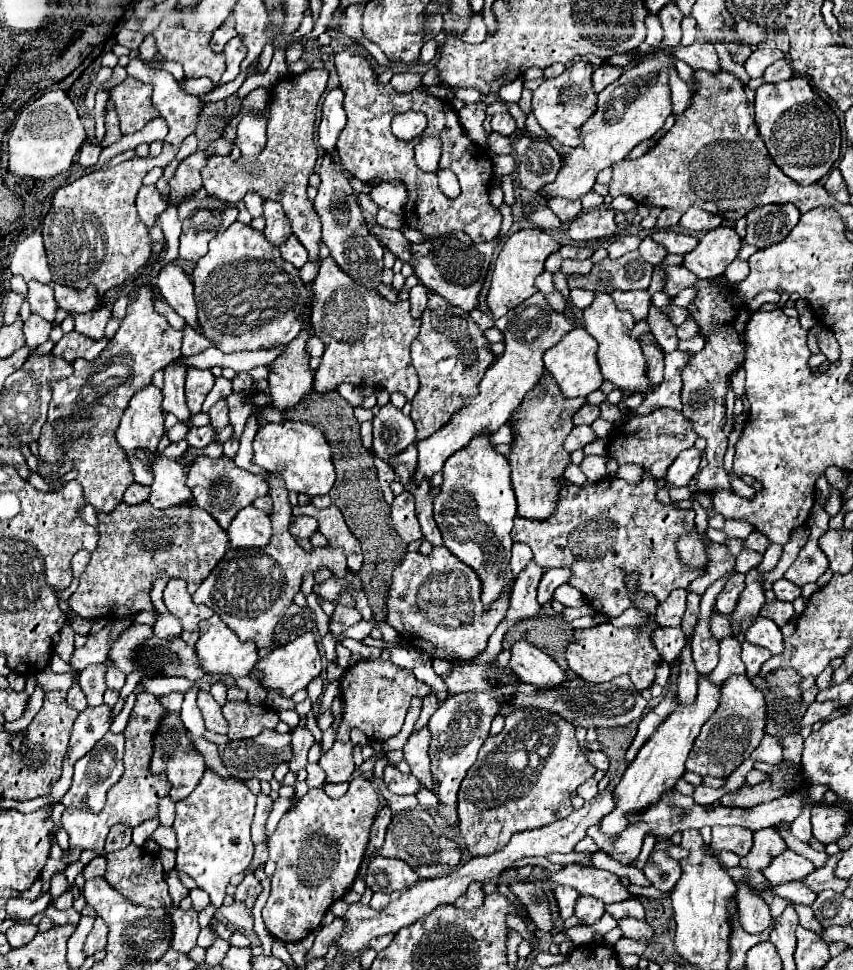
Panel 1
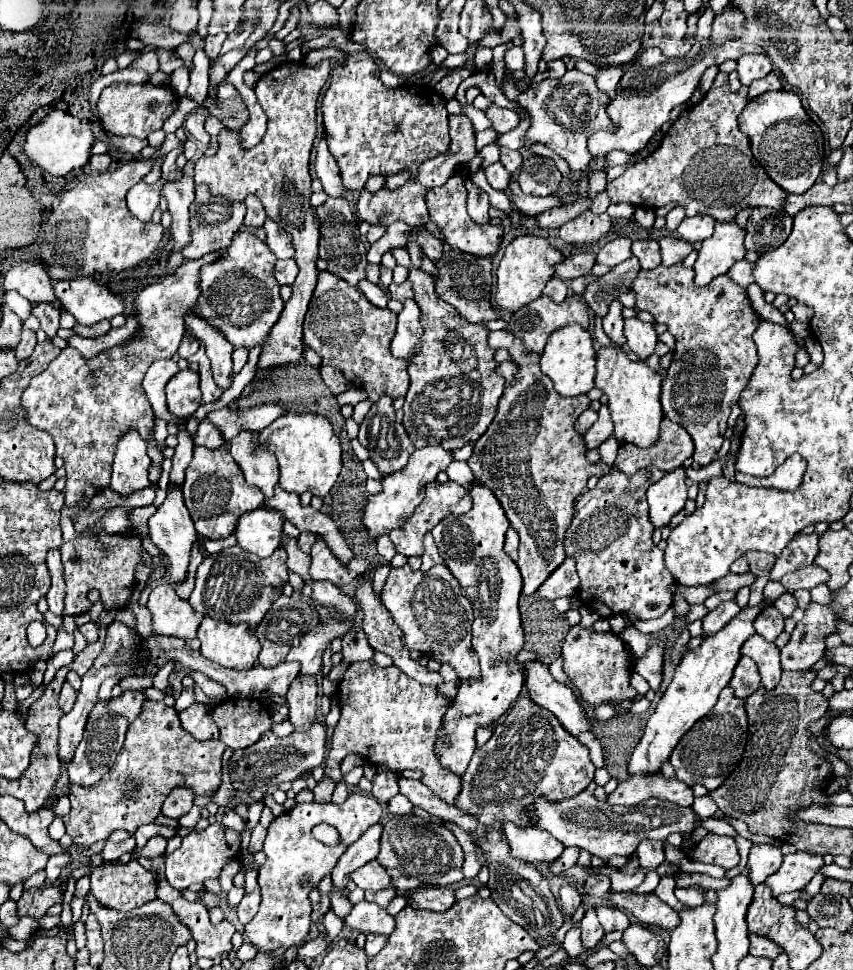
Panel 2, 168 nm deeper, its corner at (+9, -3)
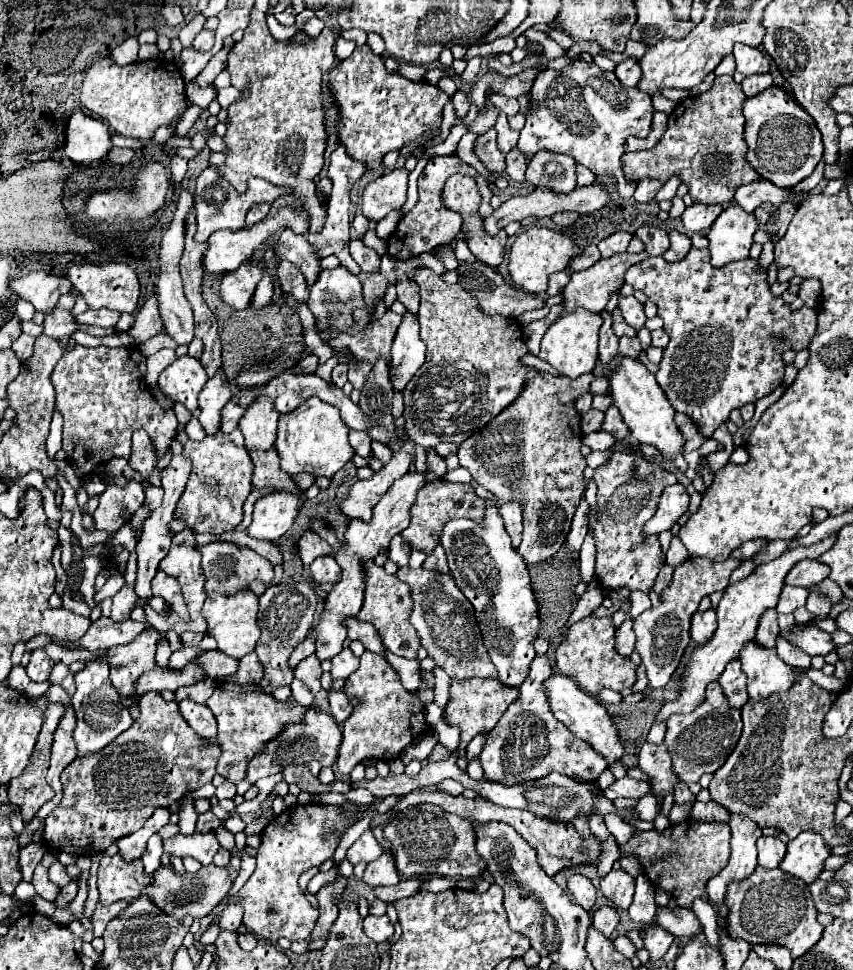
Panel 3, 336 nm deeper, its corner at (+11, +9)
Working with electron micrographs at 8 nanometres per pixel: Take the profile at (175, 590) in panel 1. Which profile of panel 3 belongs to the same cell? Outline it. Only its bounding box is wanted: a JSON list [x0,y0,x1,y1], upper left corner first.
[152,572,188,620]

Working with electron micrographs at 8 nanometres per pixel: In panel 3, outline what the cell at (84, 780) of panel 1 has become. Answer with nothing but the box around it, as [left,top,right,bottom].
[72,662,134,756]

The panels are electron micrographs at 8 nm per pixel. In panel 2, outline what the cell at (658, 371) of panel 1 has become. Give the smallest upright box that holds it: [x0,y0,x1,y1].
[624,318,658,360]

